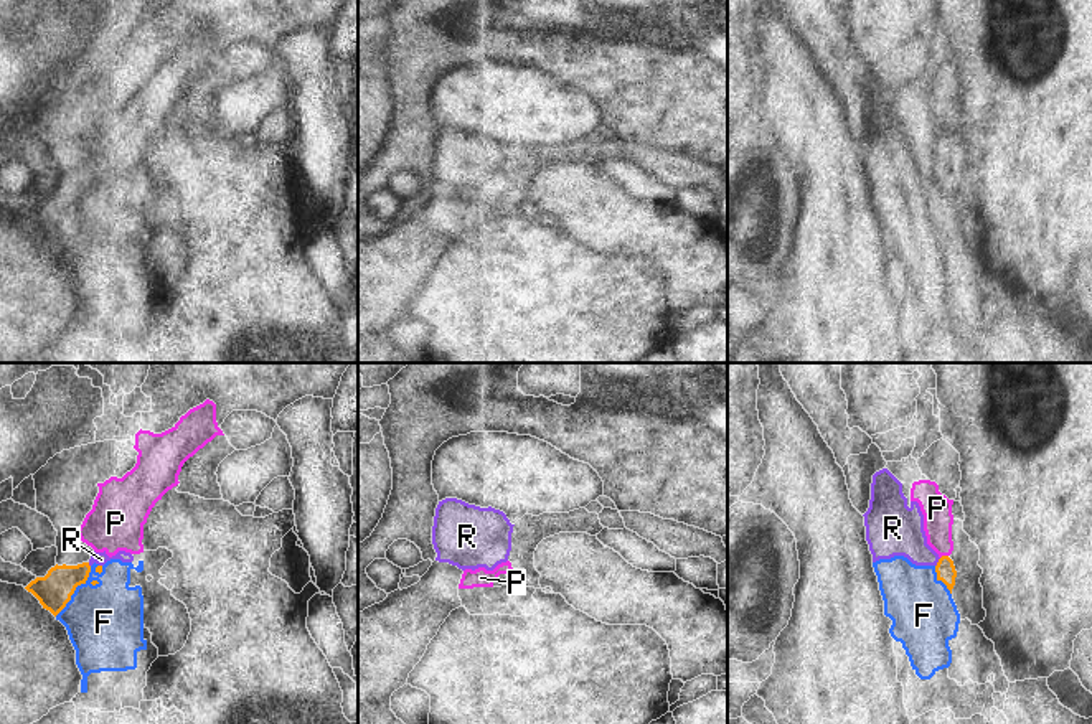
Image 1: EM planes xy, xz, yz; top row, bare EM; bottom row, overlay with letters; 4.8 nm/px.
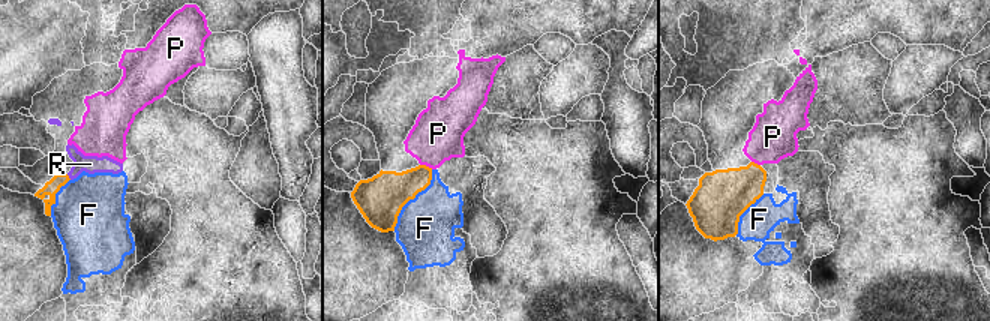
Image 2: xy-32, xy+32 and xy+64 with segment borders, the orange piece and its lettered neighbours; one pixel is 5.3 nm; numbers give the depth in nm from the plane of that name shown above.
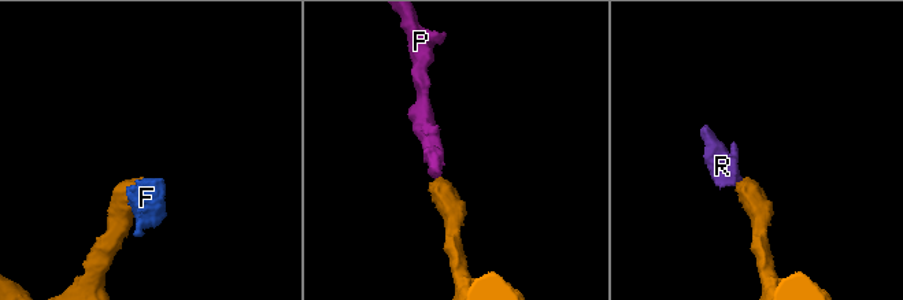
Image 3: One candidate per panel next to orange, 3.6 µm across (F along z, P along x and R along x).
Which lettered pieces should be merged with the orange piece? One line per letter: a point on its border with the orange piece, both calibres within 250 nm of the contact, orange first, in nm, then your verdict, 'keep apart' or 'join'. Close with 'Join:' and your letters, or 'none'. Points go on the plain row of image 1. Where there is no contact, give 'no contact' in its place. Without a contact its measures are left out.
F: contact xy (75, 220); calibres 170 and 380 nm; keep apart
P: contact yz (944, 187); calibres 100 and 140 nm; join
R: contact yz (937, 193); calibres 100 and 260 nm; keep apart
Join: P

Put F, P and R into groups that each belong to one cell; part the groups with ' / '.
F R / P

